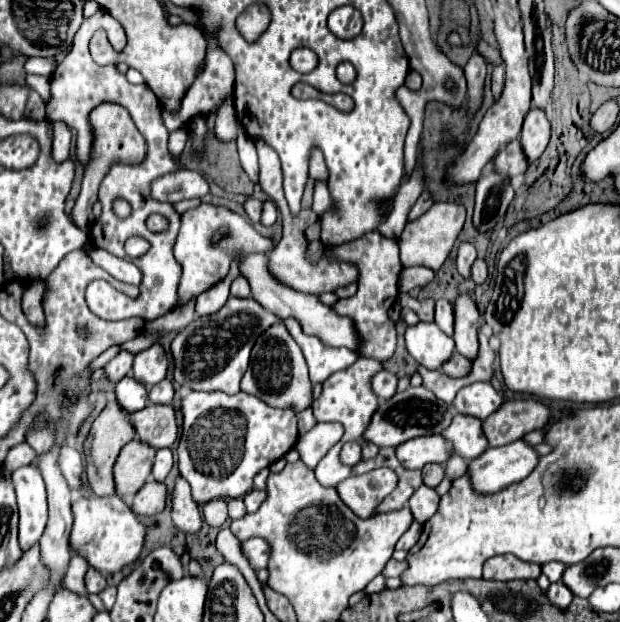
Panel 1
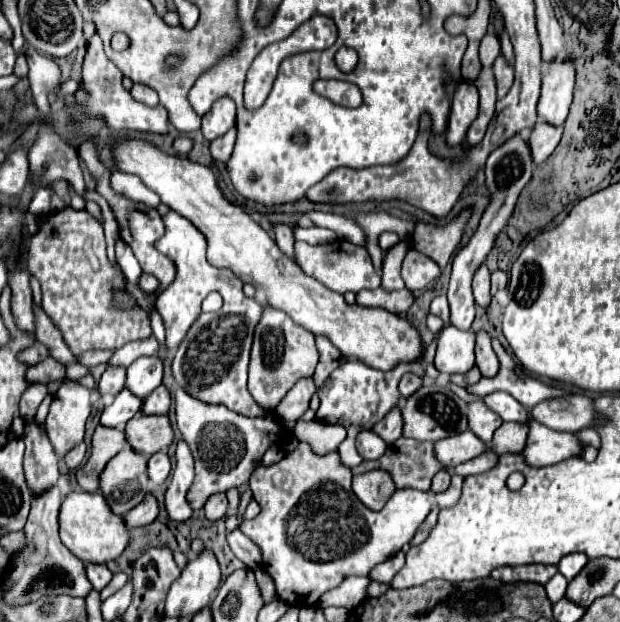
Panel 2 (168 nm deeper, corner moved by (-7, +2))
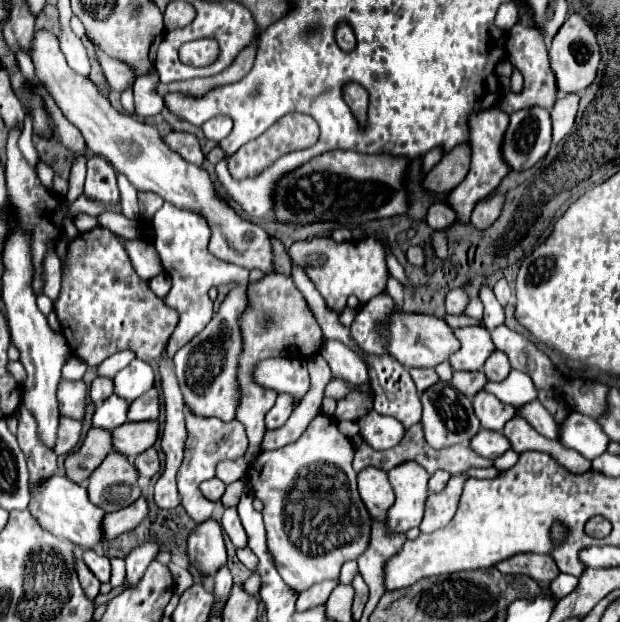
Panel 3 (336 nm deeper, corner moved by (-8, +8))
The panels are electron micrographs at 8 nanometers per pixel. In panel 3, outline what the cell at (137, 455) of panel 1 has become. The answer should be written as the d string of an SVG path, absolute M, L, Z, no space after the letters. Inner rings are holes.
M110 452L110 456L90 474L86 486L88 498L104 512L122 510L140 498L136 480L138 472L132 460L118 452Z

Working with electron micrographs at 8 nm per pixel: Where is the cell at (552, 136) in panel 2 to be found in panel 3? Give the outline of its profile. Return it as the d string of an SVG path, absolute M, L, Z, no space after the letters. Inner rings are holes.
M564 94L554 104L554 108L552 108L552 124L554 124L552 142L554 144L560 142L572 130L576 112L578 112L578 102L580 102L580 94Z

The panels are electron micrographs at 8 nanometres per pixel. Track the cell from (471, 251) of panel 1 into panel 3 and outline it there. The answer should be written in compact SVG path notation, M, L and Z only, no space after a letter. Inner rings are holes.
M482 286L480 298L484 302L484 326L492 332L494 328L504 324L504 308L500 306L500 302L496 300L494 292L488 286Z

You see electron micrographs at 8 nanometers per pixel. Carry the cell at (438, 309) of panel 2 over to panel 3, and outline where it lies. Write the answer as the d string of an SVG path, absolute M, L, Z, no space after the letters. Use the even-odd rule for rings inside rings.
M454 288L454 292L450 292L446 296L446 312L454 314L454 316L460 316L460 314L464 314L468 302L470 302L468 294L462 288Z

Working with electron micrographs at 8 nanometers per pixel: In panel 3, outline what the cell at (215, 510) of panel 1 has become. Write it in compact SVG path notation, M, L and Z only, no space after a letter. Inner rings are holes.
M210 478L210 480L200 484L200 492L204 494L204 498L208 498L212 502L218 502L222 498L224 488L226 488L226 484L222 480L218 480L218 478Z

